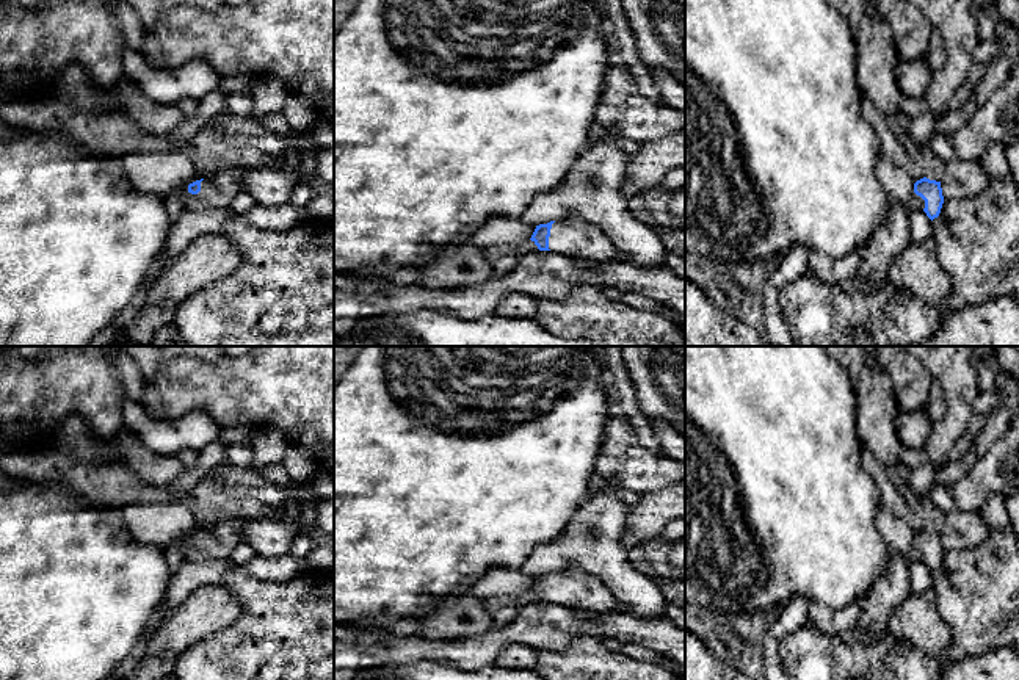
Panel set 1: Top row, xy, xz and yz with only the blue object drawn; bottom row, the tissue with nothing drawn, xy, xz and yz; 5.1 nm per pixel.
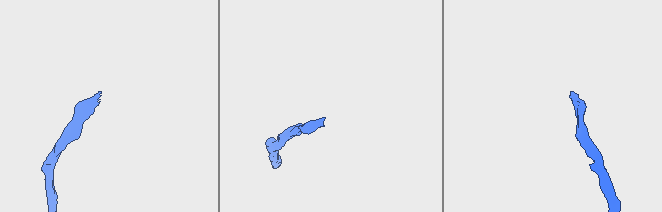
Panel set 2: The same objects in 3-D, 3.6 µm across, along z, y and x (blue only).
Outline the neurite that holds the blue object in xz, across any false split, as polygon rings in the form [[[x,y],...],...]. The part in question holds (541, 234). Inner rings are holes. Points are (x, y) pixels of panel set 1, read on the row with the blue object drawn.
[[[577,215],[536,226],[530,240],[539,251],[553,251],[594,262],[626,262],[602,229]]]

